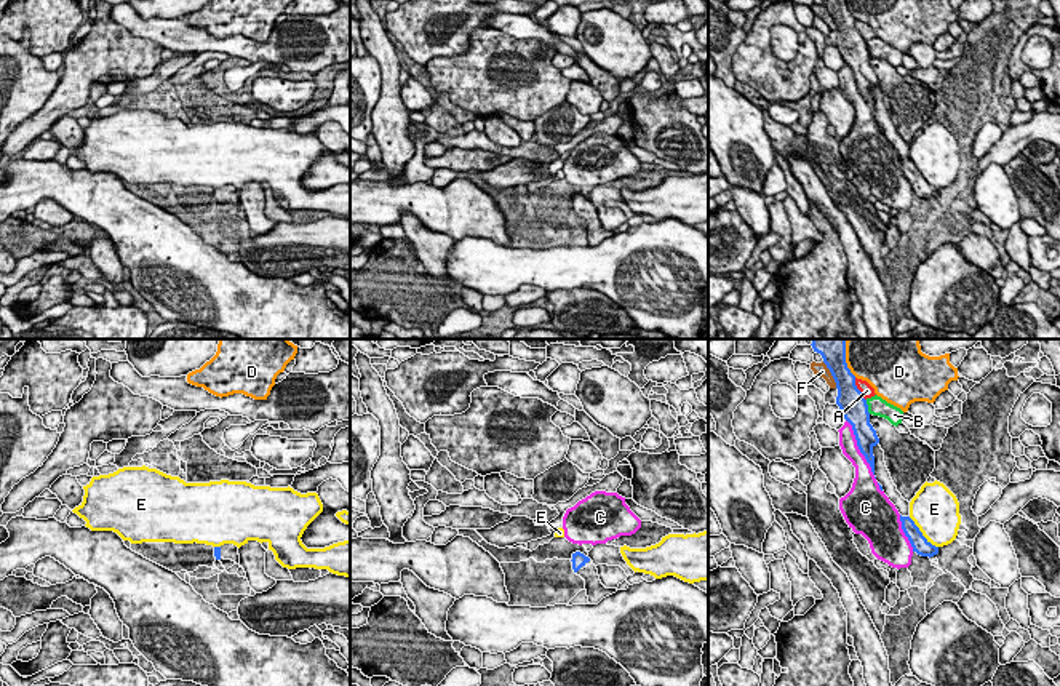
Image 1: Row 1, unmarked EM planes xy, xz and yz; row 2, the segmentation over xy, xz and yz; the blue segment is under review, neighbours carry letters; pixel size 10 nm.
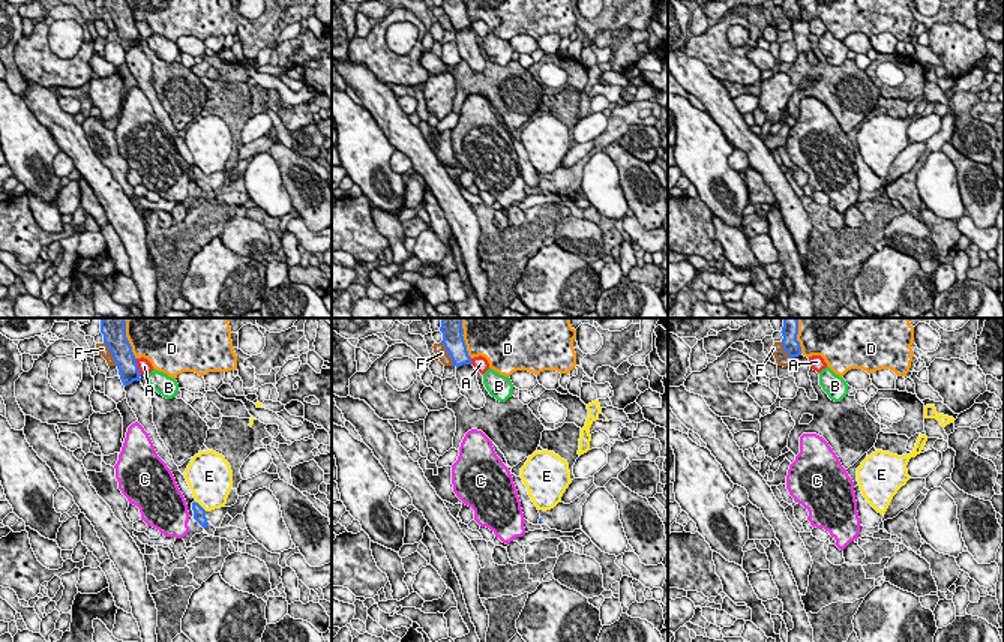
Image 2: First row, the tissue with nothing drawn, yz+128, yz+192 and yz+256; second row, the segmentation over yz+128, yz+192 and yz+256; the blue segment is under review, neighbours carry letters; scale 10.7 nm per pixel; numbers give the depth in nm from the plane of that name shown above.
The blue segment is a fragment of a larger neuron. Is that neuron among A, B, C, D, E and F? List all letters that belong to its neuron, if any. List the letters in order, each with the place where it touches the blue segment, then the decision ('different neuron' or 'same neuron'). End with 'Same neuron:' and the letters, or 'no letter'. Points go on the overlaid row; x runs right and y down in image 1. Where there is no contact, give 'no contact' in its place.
A: meets blue in yz at (857, 389); different neuron
B: meets blue in yz at (867, 406); different neuron
C: meets blue in yz at (859, 448); different neuron
D: meets blue in yz at (844, 358); different neuron
E: meets blue in yz at (921, 533); different neuron
F: meets blue in yz at (832, 374); different neuron
Same neuron: no letter

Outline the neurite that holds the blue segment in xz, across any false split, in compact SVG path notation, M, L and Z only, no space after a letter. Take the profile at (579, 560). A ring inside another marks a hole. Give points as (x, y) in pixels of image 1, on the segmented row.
M572 553L571 561L574 572L585 580L585 590L590 604L598 604L603 598L617 592L617 588L606 588L601 584L596 566L584 553Z

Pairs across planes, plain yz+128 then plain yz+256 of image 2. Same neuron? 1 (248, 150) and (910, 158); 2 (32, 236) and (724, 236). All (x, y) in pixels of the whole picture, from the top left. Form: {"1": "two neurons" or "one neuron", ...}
{"1": "one neuron", "2": "two neurons"}

